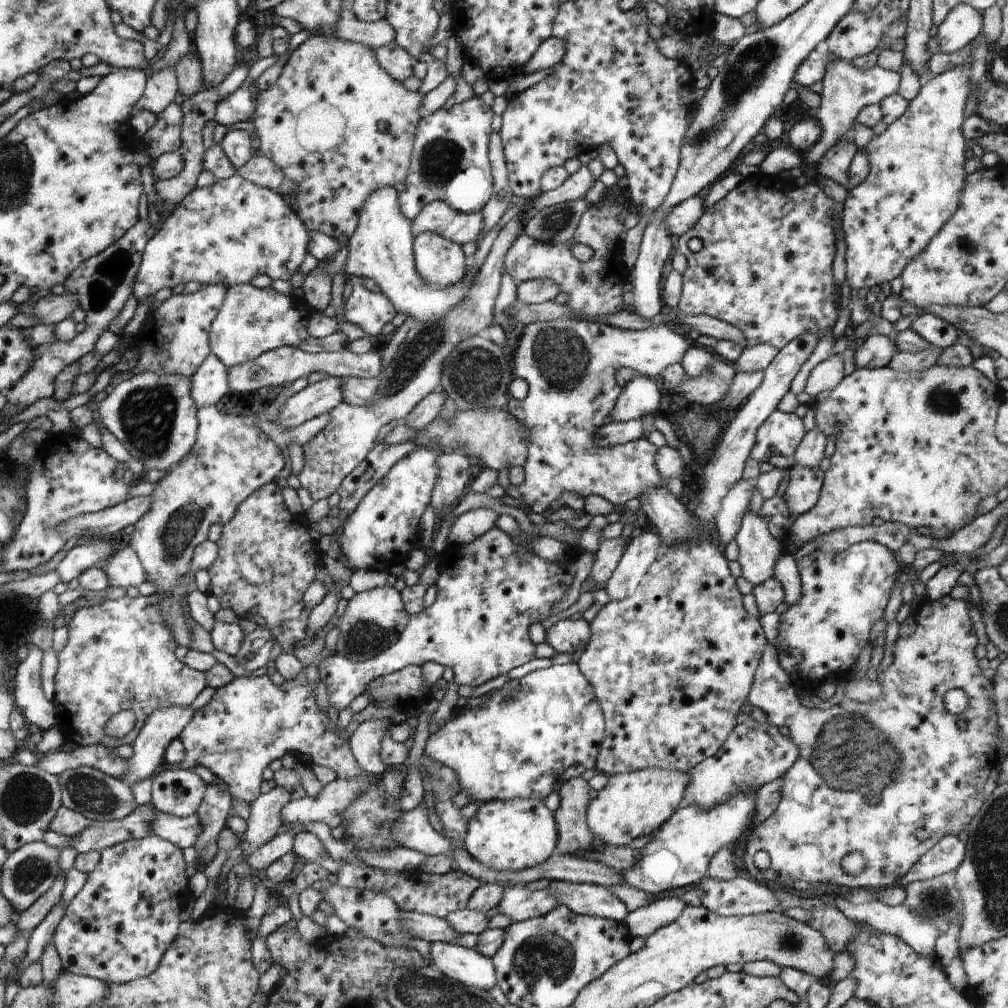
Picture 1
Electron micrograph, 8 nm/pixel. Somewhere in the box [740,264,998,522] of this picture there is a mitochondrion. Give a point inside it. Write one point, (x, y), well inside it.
(941, 399)

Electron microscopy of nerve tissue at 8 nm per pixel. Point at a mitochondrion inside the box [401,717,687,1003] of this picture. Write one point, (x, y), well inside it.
(543, 961)

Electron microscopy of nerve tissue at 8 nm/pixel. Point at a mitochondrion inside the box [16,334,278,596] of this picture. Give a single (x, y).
(148, 415)

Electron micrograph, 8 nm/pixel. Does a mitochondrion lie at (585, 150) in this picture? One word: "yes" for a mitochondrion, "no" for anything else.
no

